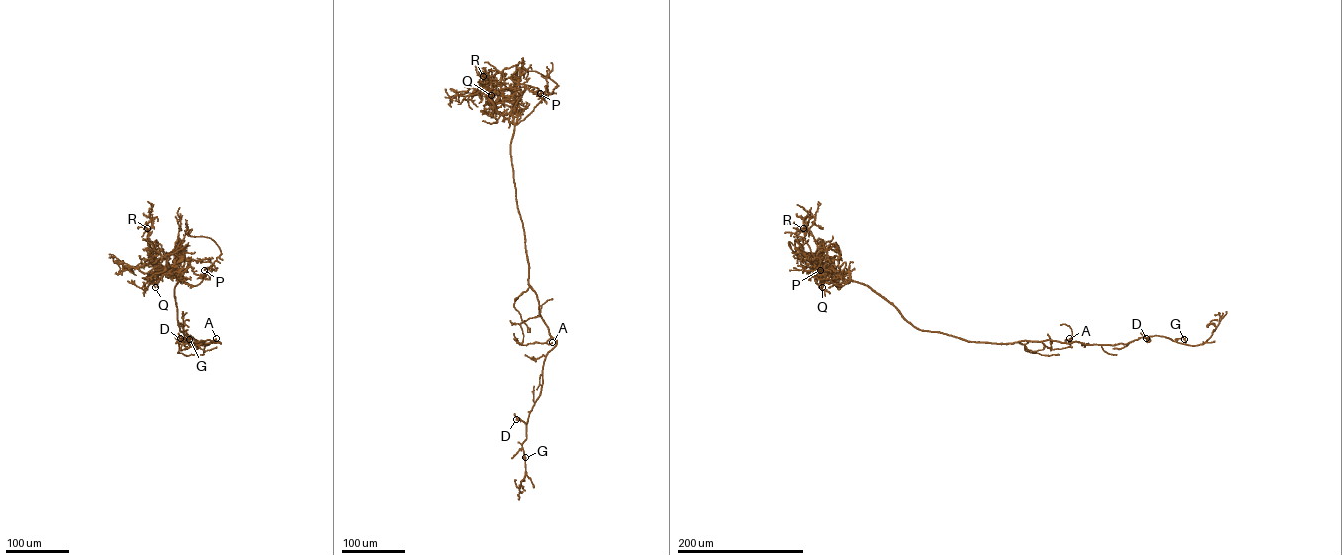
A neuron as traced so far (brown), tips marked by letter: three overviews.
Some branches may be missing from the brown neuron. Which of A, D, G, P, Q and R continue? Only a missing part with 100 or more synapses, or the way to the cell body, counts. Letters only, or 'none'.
Q

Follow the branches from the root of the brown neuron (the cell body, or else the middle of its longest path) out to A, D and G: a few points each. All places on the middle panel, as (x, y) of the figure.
A: (525, 248), (528, 283), (536, 294), (539, 314), (551, 337), (546, 343), (552, 342)
D: (525, 248), (528, 283), (536, 294), (539, 314), (556, 343), (545, 357), (540, 394), (527, 422), (516, 419)
G: (525, 248), (528, 283), (556, 341), (545, 357), (540, 394), (529, 414), (522, 444), (525, 457)

